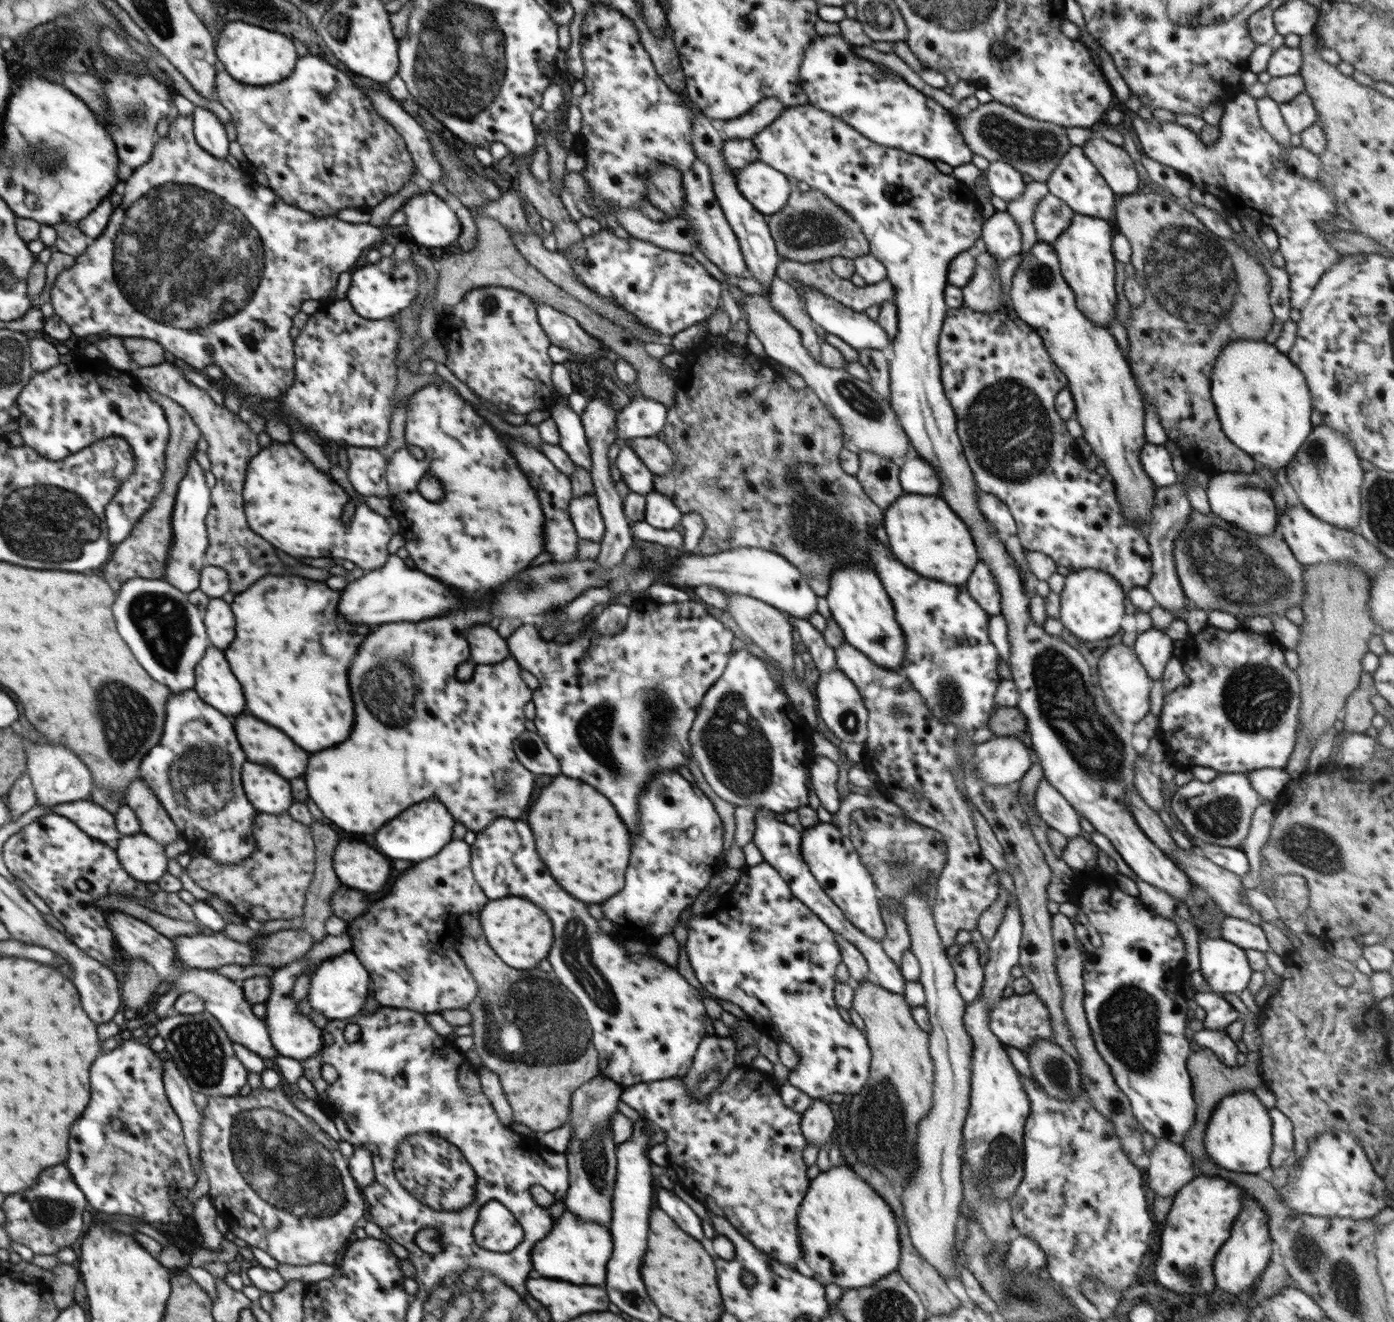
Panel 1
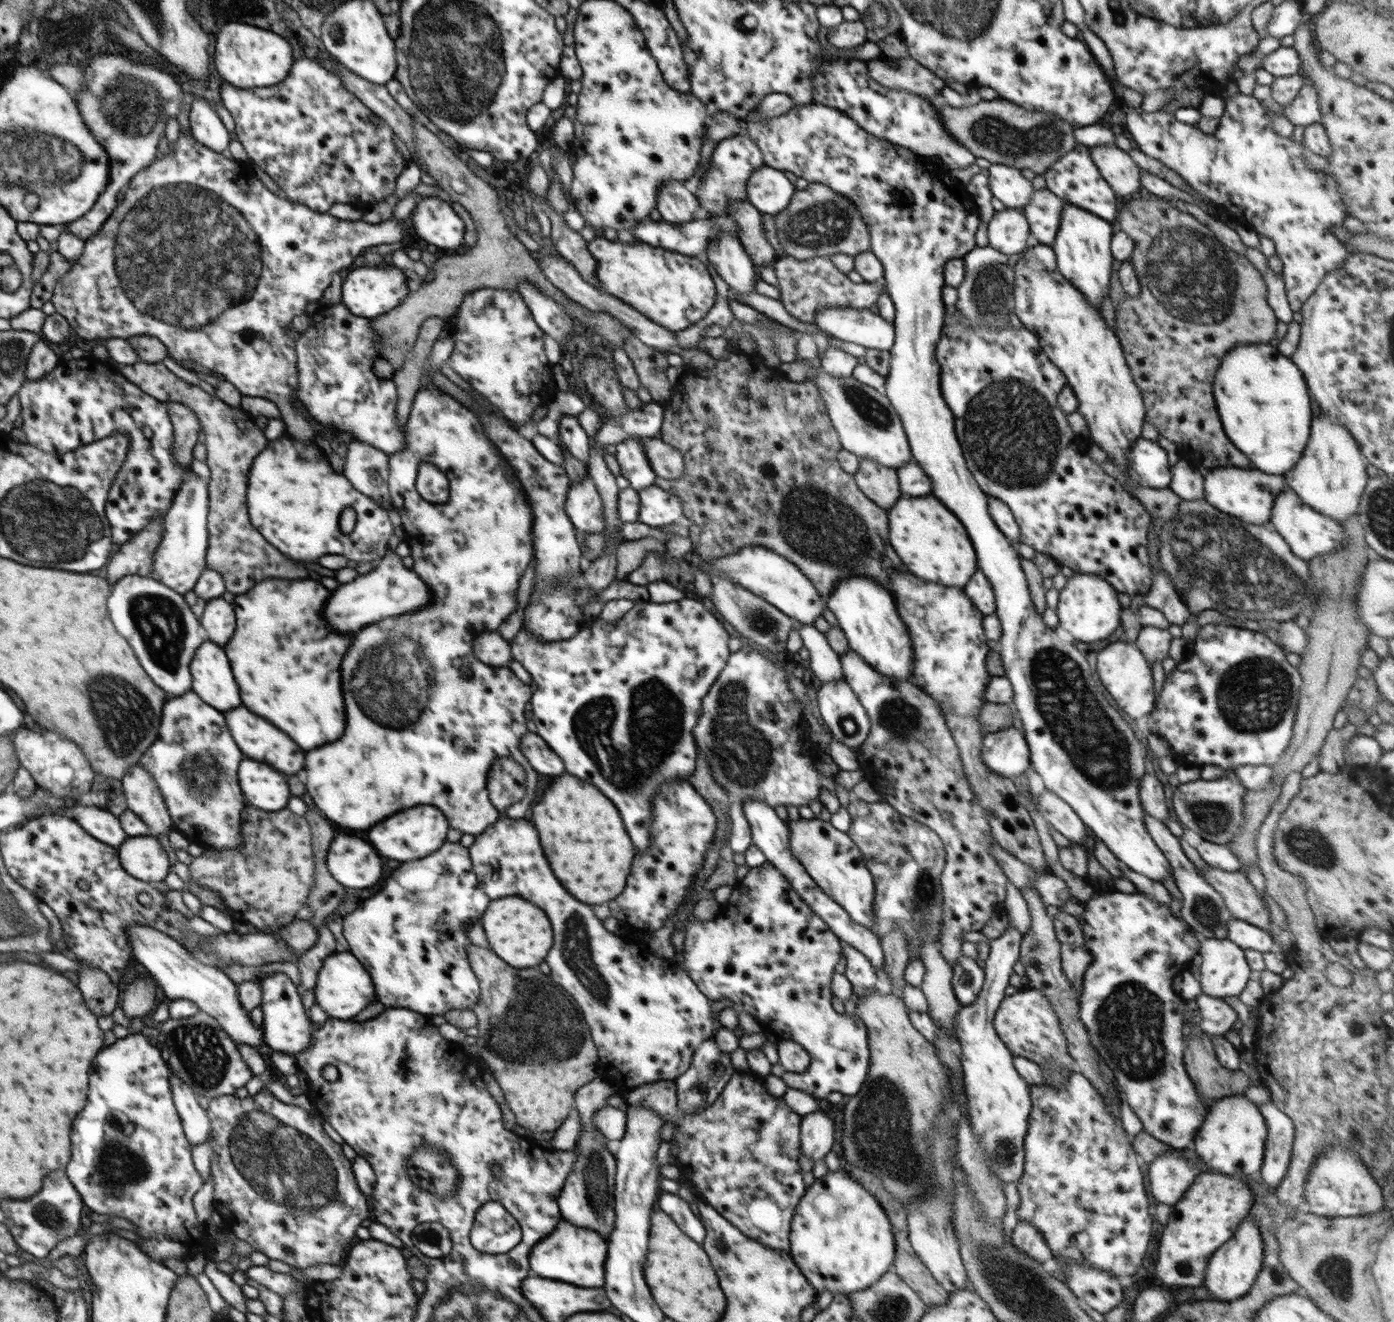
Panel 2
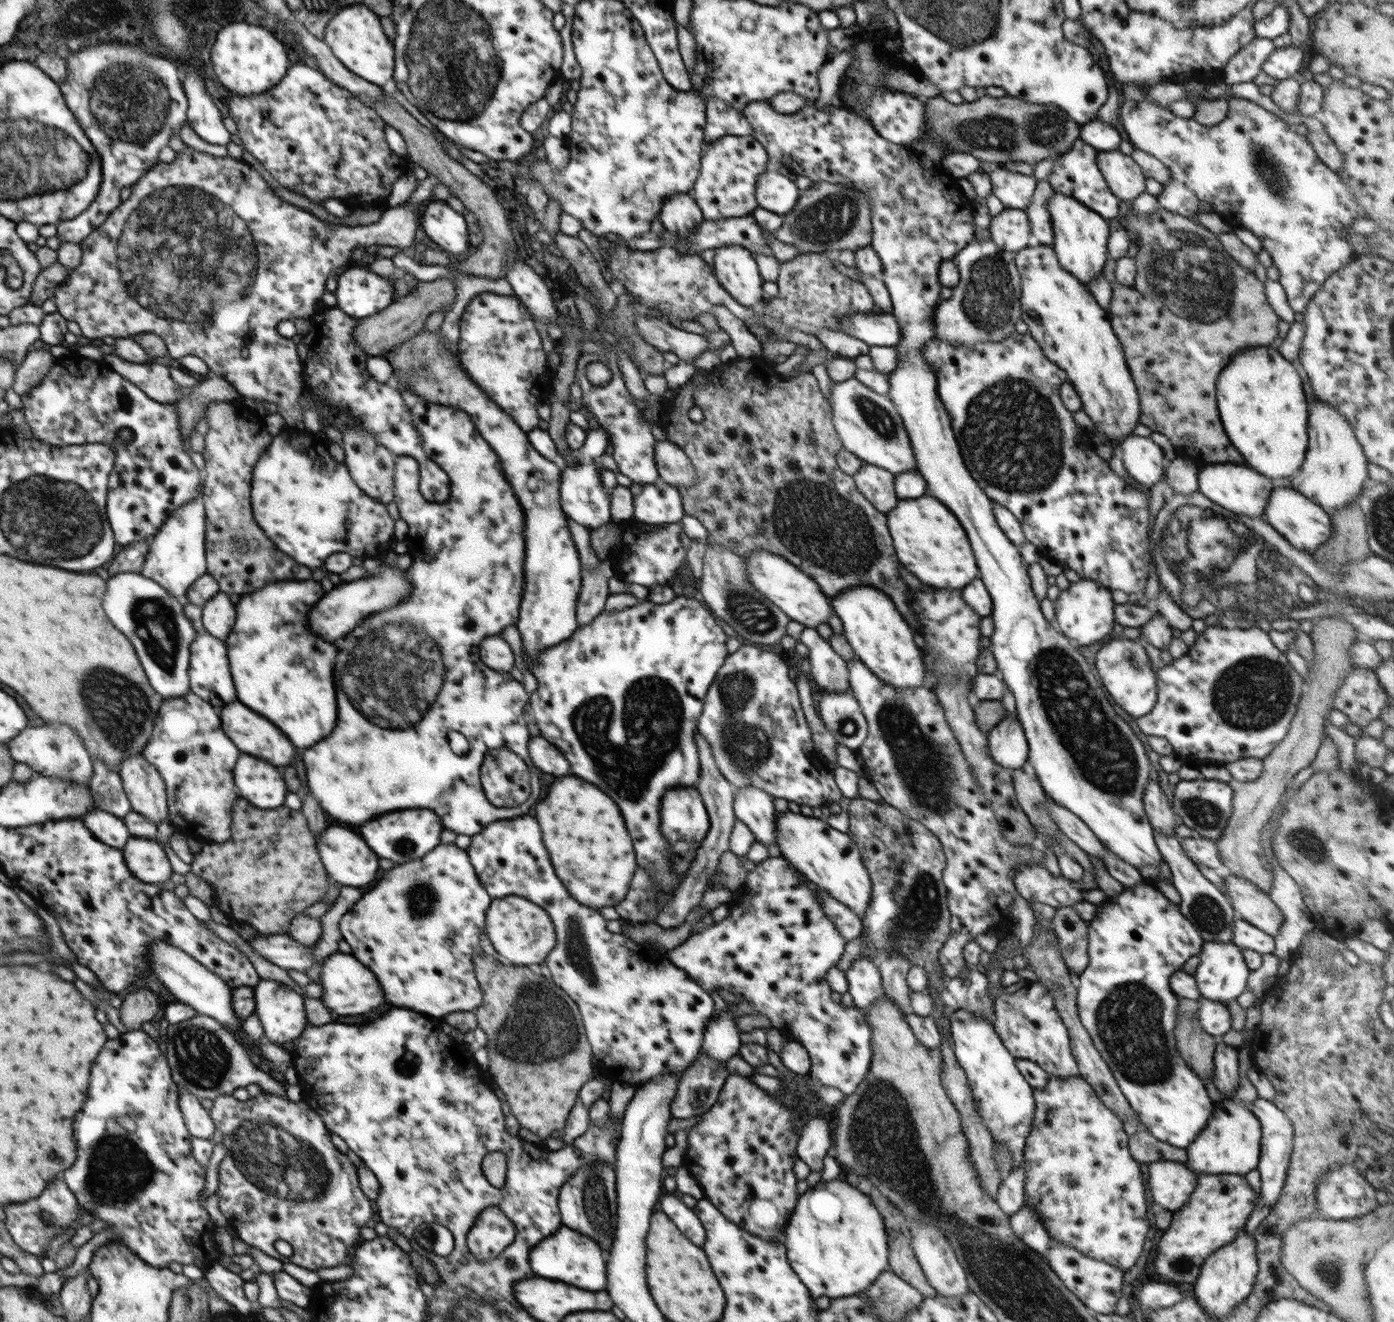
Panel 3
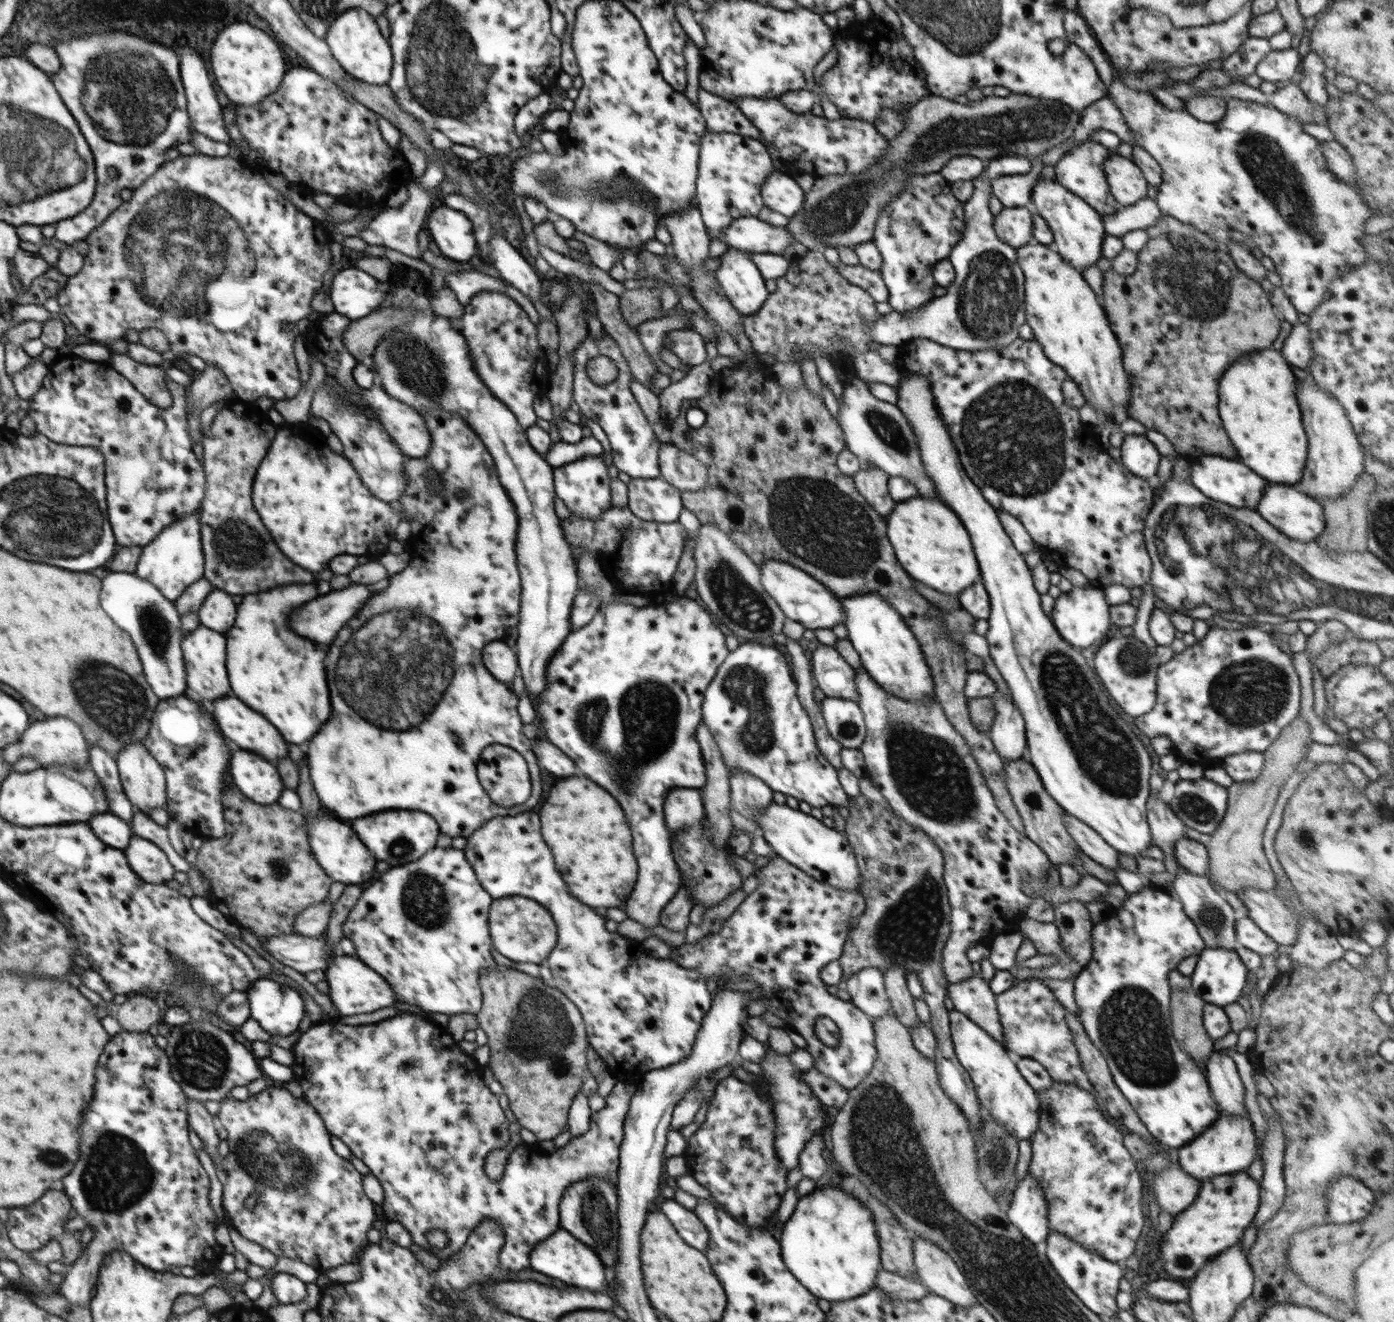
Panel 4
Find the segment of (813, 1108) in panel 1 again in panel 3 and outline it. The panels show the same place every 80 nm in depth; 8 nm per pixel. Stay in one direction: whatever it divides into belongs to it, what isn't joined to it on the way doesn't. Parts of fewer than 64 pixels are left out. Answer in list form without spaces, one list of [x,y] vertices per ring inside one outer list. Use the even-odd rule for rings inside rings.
[[[810,1117],[803,1125],[797,1143],[797,1156],[811,1168],[811,1172],[823,1170],[822,1160],[832,1146],[832,1132],[826,1119]]]

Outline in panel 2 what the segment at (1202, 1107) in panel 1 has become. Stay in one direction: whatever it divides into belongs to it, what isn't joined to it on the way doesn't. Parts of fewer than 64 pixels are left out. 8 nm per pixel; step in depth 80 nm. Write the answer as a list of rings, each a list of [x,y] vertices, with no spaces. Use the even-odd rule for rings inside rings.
[[[1187,1027],[1184,1031],[1183,1039],[1185,1042],[1185,1051],[1183,1054],[1183,1062],[1188,1072],[1188,1076],[1193,1080],[1197,1092],[1199,1093],[1199,1098],[1208,1104],[1208,1108],[1219,1099],[1223,1097],[1229,1097],[1230,1095],[1243,1095],[1245,1090],[1249,1086],[1254,1086],[1248,1074],[1244,1074],[1242,1070],[1238,1070],[1237,1073],[1230,1072],[1223,1068],[1217,1060],[1217,1056],[1214,1050],[1214,1045],[1212,1045],[1212,1040],[1210,1036],[1206,1034],[1198,1035],[1192,1032],[1192,1029]]]

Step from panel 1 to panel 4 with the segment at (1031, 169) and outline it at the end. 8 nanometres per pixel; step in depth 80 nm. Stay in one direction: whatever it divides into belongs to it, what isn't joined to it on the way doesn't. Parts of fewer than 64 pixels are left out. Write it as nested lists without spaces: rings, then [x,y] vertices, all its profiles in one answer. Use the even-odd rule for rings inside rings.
[[[1012,93],[1007,98],[987,96],[978,102],[972,102],[970,106],[957,104],[938,95],[930,94],[927,97],[911,106],[906,113],[905,128],[896,138],[888,139],[887,152],[879,156],[873,166],[858,175],[846,173],[846,175],[816,178],[812,190],[805,194],[803,209],[793,217],[789,217],[789,223],[785,226],[796,241],[801,242],[809,251],[820,244],[836,248],[837,246],[855,247],[863,242],[870,242],[873,240],[876,219],[880,211],[893,196],[906,188],[910,177],[940,172],[952,157],[970,155],[987,162],[997,156],[1019,154],[1032,161],[1039,154],[1043,155],[1055,146],[1064,144],[1080,123],[1080,116],[1072,107],[1058,103],[1056,100],[1027,94]]]

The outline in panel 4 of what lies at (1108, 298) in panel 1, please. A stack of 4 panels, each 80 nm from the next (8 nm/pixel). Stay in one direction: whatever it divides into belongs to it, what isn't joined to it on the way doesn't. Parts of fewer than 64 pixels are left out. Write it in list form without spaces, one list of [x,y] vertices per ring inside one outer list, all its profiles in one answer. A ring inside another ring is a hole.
[[[1040,174],[1032,191],[1030,207],[1035,208],[1052,229],[1052,247],[1055,251],[1078,272],[1083,273],[1086,266],[1096,265],[1103,256],[1102,243],[1106,235],[1103,215],[1078,195],[1062,187],[1056,178],[1044,178]]]

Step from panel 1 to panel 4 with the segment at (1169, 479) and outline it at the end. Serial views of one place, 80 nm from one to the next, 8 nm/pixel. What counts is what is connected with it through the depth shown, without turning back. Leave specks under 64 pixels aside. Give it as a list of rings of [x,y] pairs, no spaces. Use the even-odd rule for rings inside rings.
[[[1125,435],[1120,448],[1120,461],[1132,474],[1155,480],[1161,454],[1145,435]]]

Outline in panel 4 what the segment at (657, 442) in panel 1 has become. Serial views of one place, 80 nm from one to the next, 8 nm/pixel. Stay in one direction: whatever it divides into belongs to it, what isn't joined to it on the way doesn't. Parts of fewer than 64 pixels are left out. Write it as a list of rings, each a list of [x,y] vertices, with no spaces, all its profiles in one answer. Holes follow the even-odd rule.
[[[672,442],[660,445],[659,466],[660,477],[681,491],[697,491],[707,484],[707,468]]]

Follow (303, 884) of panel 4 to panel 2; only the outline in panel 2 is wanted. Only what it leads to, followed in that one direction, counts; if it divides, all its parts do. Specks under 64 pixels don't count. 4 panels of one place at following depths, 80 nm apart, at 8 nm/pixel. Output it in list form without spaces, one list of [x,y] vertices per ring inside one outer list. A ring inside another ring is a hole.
[[[247,803],[247,806],[245,806],[244,810],[241,812],[241,837],[243,838],[243,844],[241,844],[239,848],[231,848],[231,850],[214,850],[206,848],[206,851],[200,856],[193,857],[191,864],[189,864],[191,878],[200,886],[203,886],[204,888],[208,887],[210,890],[216,891],[221,896],[223,903],[227,906],[230,915],[233,915],[242,922],[254,925],[260,930],[271,928],[274,934],[276,934],[282,927],[292,922],[295,919],[297,912],[304,908],[309,892],[315,883],[316,868],[310,825],[307,823],[305,817],[300,817],[299,815],[292,813],[288,808],[283,808],[276,812],[266,812]]]

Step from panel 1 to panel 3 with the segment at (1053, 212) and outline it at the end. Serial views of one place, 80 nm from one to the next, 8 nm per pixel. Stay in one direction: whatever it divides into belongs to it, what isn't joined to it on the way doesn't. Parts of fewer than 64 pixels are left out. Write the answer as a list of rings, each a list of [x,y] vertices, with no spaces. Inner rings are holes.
[[[1048,177],[1038,182],[1030,204],[1025,208],[1030,221],[1031,234],[1036,236],[1041,245],[1051,245],[1054,240],[1052,217],[1050,216],[1047,204],[1055,192]]]

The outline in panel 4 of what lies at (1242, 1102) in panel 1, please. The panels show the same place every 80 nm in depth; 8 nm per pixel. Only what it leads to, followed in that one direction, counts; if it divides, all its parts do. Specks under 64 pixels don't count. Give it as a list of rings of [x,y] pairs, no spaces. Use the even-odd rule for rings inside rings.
[[[1222,1115],[1207,1128],[1207,1130],[1190,1142],[1187,1146],[1178,1149],[1175,1162],[1184,1172],[1197,1178],[1200,1182],[1218,1175],[1231,1175],[1235,1172],[1248,1170],[1256,1155],[1256,1134],[1250,1117]]]

